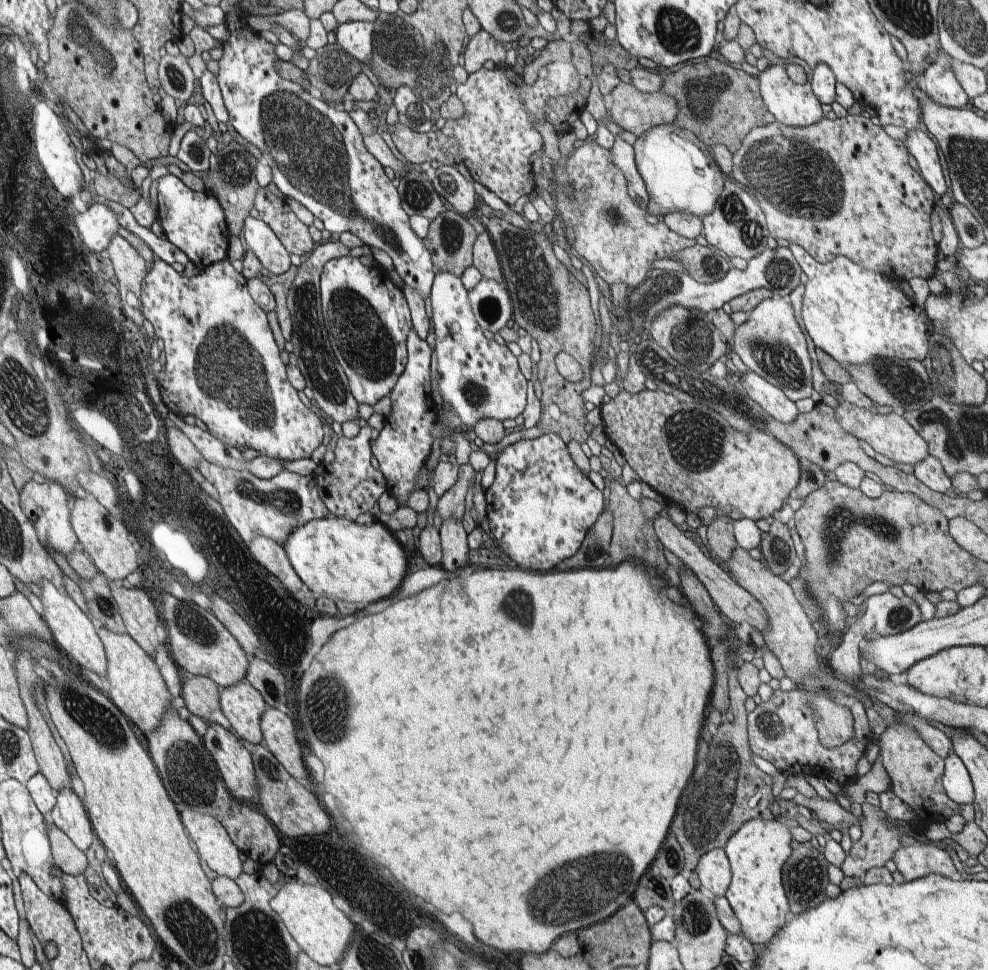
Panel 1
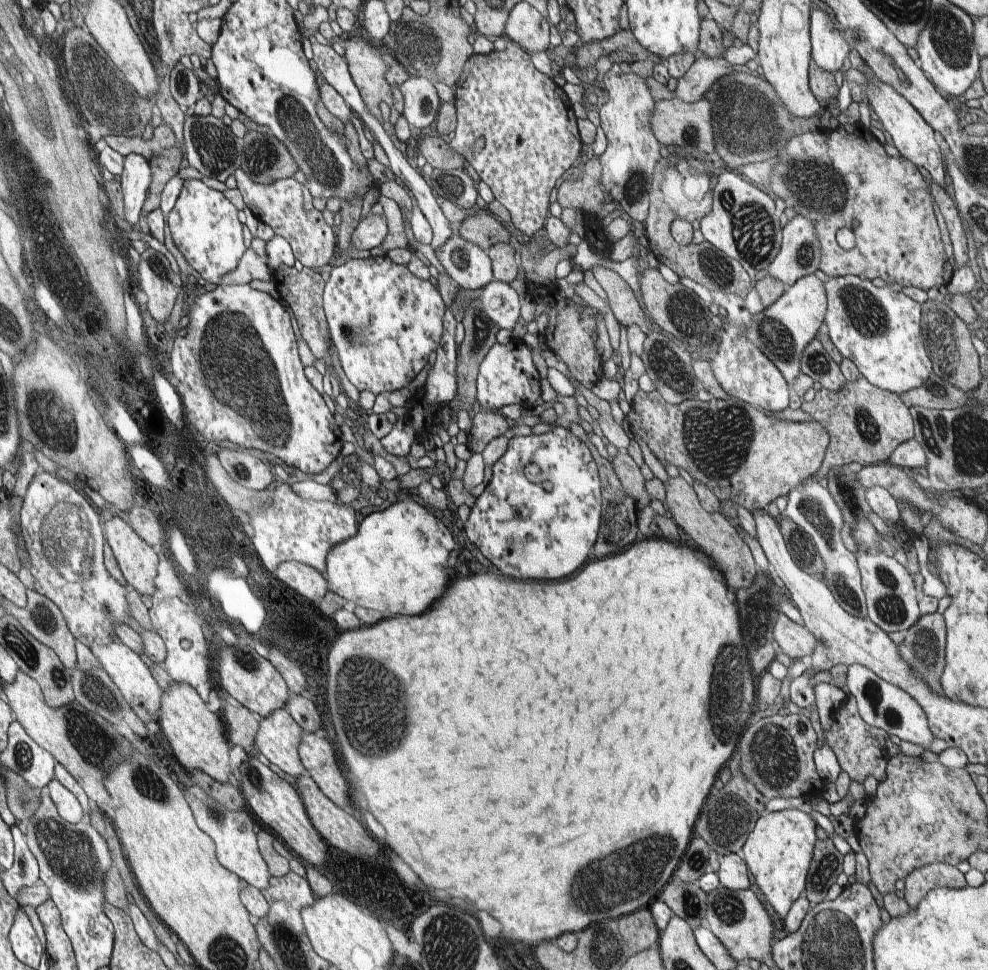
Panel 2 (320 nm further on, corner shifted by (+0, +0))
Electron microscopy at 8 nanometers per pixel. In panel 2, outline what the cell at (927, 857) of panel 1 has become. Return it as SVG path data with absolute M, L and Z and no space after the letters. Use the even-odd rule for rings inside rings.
M934 862L916 868L905 878L905 901L914 910L922 898L934 888L960 889L967 886L965 875L950 864Z

